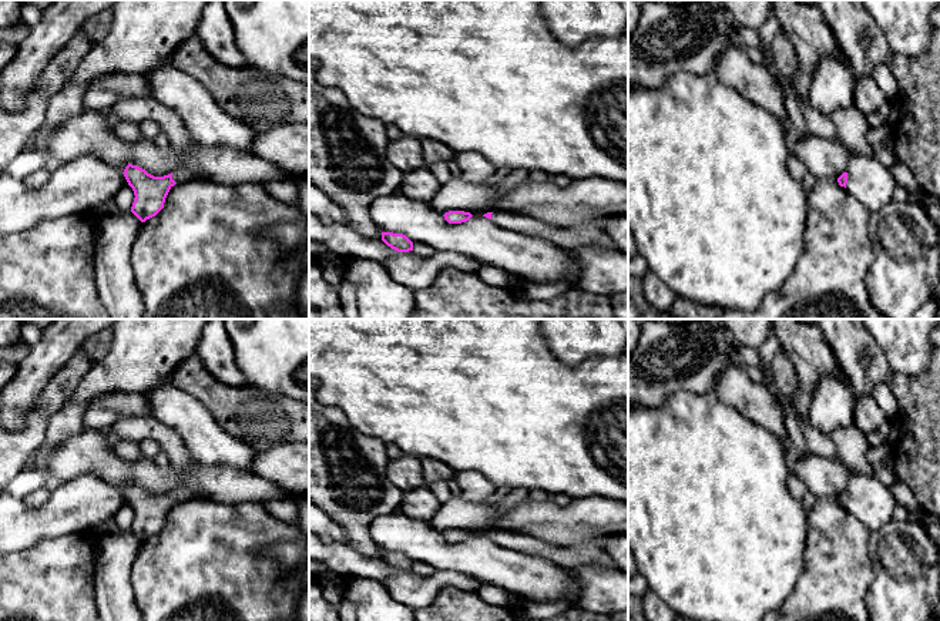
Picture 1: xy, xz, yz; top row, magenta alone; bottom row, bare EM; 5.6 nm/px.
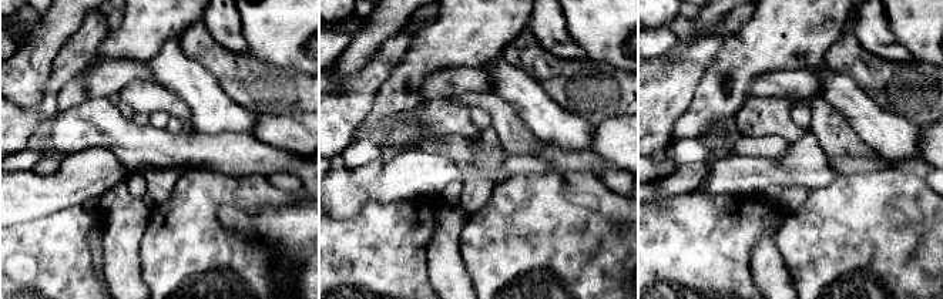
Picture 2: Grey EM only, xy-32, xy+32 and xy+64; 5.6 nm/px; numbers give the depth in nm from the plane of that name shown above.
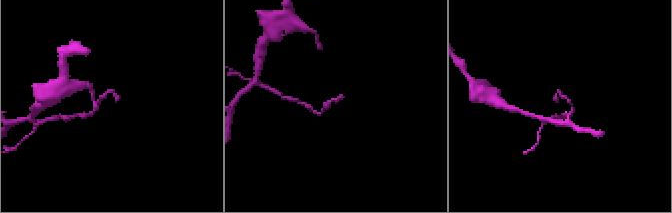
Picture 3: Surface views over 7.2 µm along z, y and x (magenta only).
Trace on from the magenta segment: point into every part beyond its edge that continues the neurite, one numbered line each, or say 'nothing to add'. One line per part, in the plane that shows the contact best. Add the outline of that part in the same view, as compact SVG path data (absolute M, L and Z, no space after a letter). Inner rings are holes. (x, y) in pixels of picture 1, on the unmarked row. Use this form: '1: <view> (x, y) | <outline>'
1: xy (181, 494) | M178 489L178 490L174 490L172 491L172 499L177 503L179 503L179 501L188 501L188 500L194 500L194 499L205 499L205 500L208 500L202 494L198 494L197 491L189 490L189 489Z

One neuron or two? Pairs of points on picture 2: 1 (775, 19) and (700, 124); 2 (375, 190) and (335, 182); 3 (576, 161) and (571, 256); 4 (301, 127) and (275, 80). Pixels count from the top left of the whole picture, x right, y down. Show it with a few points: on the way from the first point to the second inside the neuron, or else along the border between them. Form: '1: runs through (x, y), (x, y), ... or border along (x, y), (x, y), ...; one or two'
1: runs through (748, 46), (718, 74), (717, 97); one
2: runs through (365, 192), (345, 192); one
3: border along (551, 168), (591, 170), (594, 172); two
4: border along (304, 111), (297, 114), (262, 114); two

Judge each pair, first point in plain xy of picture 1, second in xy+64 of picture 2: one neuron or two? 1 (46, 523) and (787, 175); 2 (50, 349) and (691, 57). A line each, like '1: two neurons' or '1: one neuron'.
1: one neuron
2: two neurons

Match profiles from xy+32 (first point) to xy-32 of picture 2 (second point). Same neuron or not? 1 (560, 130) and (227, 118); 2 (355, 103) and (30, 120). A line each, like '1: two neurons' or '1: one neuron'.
1: one neuron
2: one neuron

